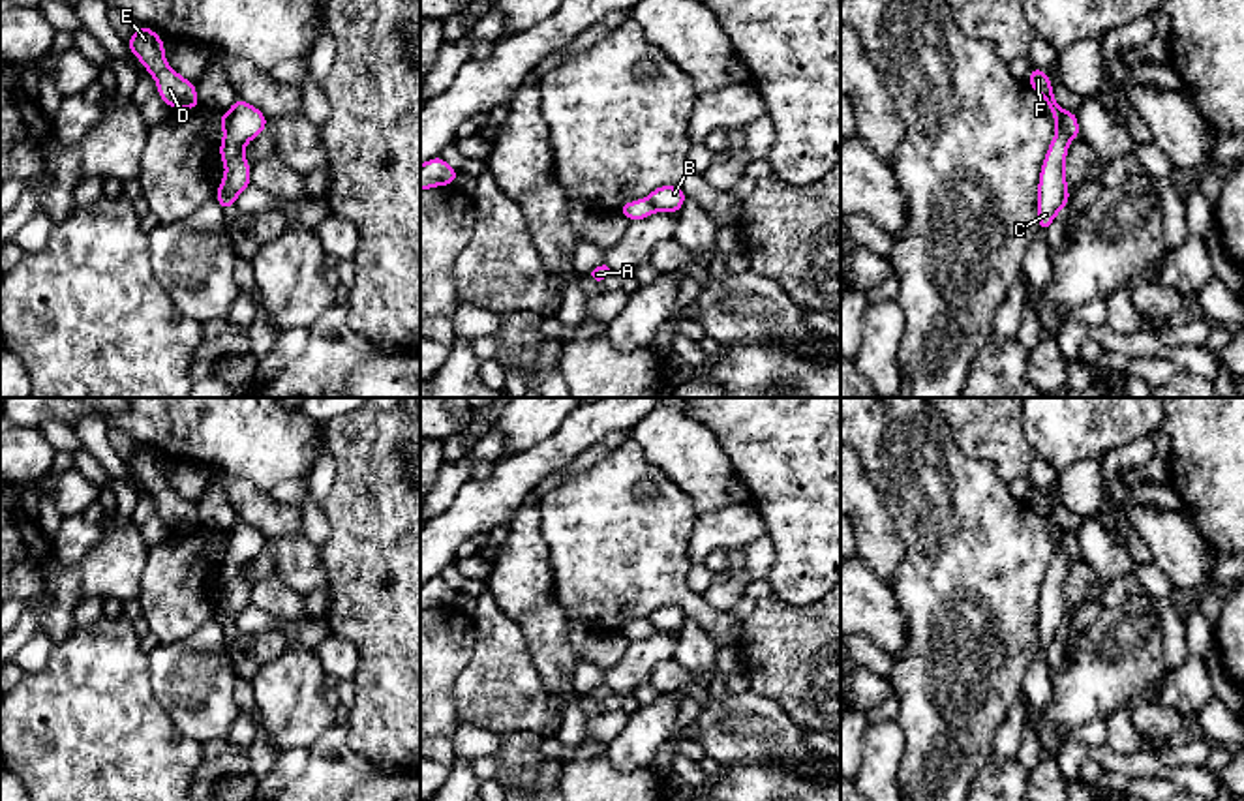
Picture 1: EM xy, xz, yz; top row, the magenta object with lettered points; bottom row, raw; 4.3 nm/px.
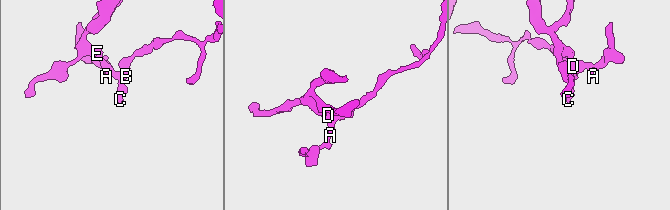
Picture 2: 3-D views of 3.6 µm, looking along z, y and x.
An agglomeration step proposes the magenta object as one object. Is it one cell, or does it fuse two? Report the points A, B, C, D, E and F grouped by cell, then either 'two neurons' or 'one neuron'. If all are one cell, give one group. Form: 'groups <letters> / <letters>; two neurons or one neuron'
groups A D E / B C F; two neurons

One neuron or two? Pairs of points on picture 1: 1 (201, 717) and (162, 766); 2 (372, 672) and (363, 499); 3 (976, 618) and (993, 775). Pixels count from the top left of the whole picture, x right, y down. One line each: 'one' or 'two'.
1: two
2: one
3: two

